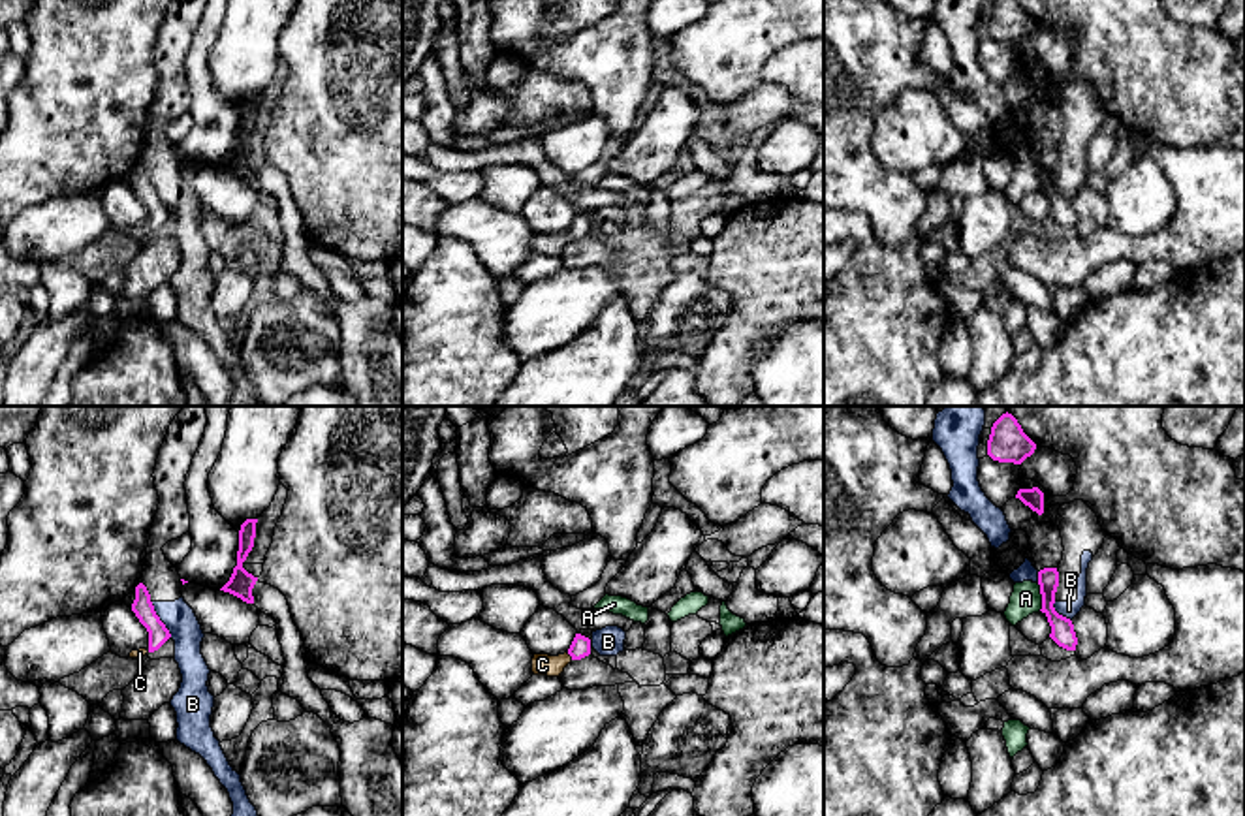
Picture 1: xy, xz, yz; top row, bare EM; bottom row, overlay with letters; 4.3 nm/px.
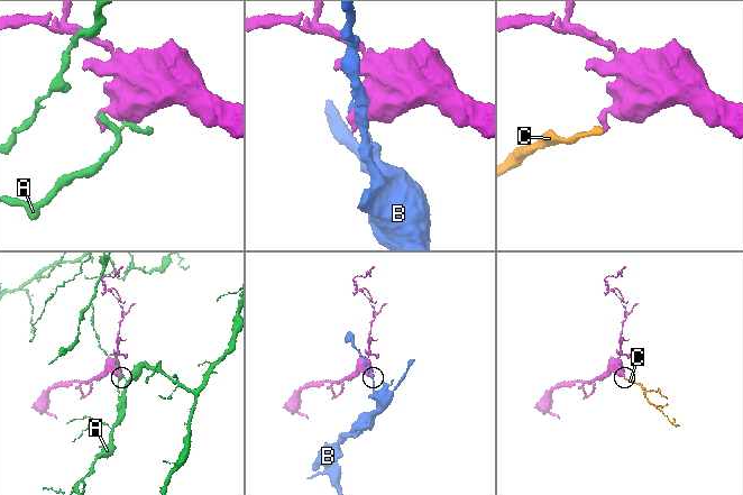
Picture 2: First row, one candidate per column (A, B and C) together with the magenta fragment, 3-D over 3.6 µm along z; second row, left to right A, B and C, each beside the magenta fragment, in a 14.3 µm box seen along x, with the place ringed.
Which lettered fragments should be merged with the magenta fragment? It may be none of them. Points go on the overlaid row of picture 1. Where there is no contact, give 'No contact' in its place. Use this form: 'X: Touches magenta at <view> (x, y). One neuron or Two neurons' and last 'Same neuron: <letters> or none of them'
A: Touches magenta at yz (1042, 596). Two neurons
B: Touches magenta at xy (158, 619). Two neurons
C: Touches magenta at xz (570, 655). One neuron
Same neuron: C

